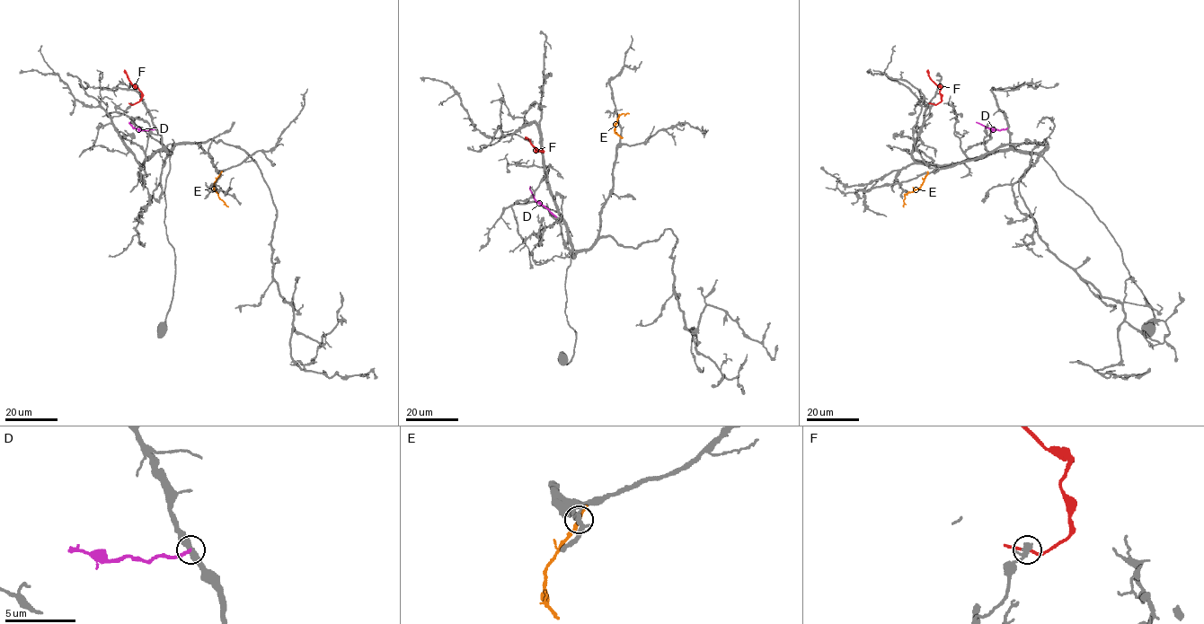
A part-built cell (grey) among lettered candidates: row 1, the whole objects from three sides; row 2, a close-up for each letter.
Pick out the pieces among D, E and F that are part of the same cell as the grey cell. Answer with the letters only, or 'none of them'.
none of them

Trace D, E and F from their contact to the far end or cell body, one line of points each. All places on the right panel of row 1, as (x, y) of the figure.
D: (1006, 127), (994, 130), (977, 122)
E: (927, 174), (923, 184), (905, 195), (903, 206)
F: (933, 103), (941, 101), (941, 88), (931, 79), (927, 69)

